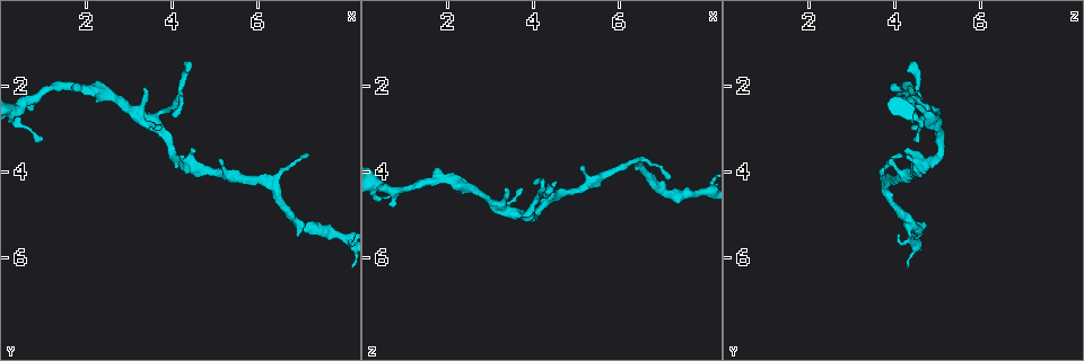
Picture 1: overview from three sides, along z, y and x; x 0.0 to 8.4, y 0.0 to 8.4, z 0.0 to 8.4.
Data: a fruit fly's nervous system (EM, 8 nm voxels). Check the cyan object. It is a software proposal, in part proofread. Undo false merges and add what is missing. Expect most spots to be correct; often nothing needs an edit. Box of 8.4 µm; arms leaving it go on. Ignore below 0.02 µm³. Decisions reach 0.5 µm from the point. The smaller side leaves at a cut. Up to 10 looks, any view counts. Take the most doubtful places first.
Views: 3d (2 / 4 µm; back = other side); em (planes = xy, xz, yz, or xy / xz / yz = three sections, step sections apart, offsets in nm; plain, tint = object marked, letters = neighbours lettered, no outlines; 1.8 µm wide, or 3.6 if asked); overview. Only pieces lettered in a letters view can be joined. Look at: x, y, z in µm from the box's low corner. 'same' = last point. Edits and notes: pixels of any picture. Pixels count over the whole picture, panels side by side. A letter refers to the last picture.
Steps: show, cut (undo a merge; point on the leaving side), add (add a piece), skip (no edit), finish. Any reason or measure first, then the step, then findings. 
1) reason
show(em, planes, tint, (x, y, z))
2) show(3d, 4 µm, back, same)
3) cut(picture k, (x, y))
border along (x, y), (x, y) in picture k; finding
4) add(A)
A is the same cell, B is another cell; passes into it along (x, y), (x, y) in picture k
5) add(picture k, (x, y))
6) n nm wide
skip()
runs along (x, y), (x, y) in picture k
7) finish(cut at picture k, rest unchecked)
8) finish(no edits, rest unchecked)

thin neck
show(3d, 4 µm, (3.55, 2.75, 4.95))

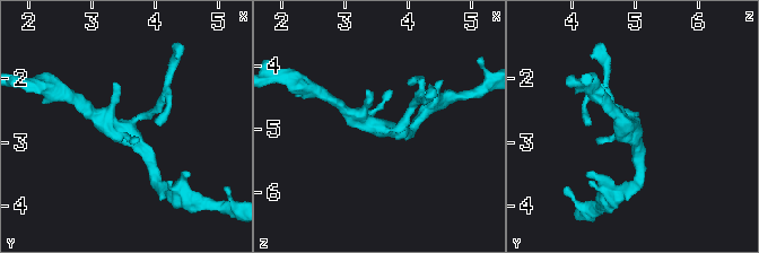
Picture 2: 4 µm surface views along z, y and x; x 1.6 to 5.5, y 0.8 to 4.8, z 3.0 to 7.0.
now the EM
show(em, planes, plain, (3.55, 2.80, 5.00))

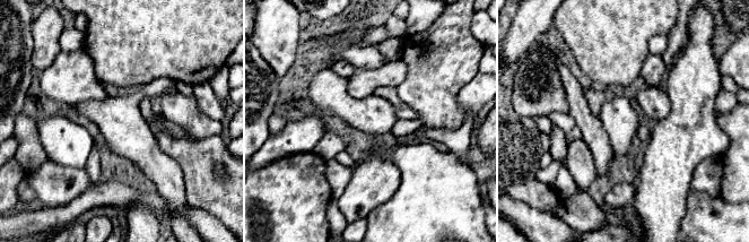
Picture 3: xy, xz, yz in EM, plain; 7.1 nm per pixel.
show(em, planes, letters, same)

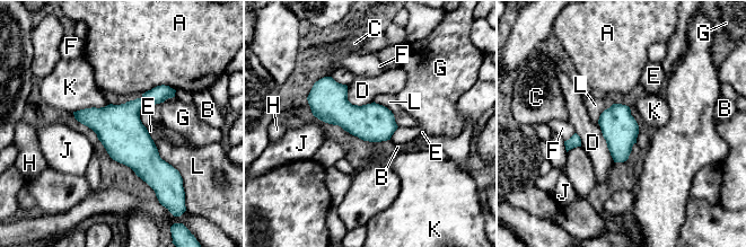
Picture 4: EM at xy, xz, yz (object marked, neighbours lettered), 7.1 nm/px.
skip()
A, B, C, D, E, F, G, H, J, K and L are other cells; all the same neuron

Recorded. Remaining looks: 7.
calibre changes
show(em, planes, tint, (7.90, 5.45, 4.40))

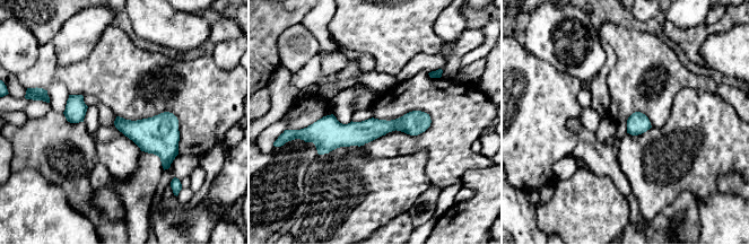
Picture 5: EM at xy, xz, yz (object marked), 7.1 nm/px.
show(em, planes, letters, same)

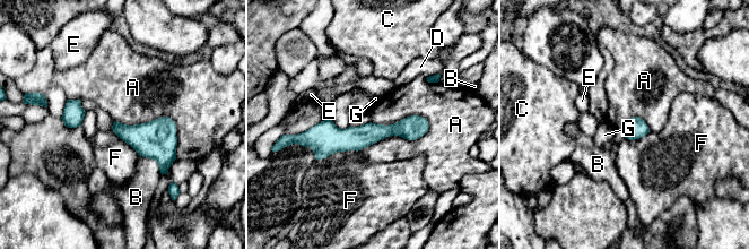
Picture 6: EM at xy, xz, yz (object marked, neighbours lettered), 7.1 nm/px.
A touches over 550 nm
skip()
A, B, C, D, E, F and G are other cells; runs along (425, 123), (362, 137), (306, 136) in picture 6; one neuron here

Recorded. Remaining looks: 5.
branch stops here
show(3d, 2 µm, (4.40, 1.45, 4.45))

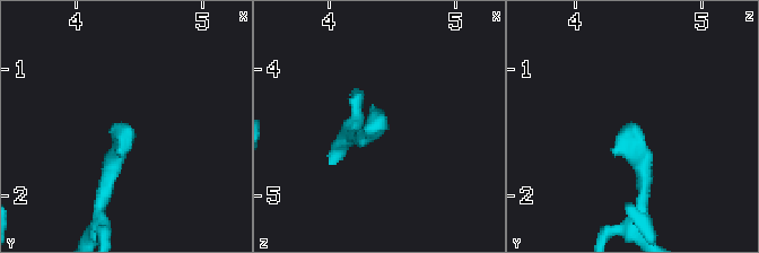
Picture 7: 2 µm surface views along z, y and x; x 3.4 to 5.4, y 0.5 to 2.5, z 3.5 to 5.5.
show(em, xy, step 8, letters, (4.40, 1.42, 4.44))

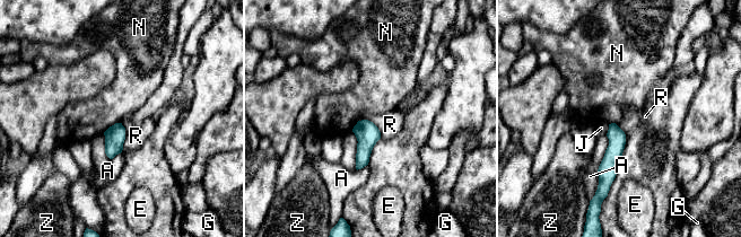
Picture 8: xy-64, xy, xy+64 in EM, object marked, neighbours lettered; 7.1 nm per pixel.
skip()
A, E, G, J, N, R and Z are other cells; runs along (613, 126), (613, 154), (606, 184) in picture 8; no lettered piece goes on from it

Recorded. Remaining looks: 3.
thin end
show(em, yz, step 4, tint, (7.15, 3.55, 4.10))

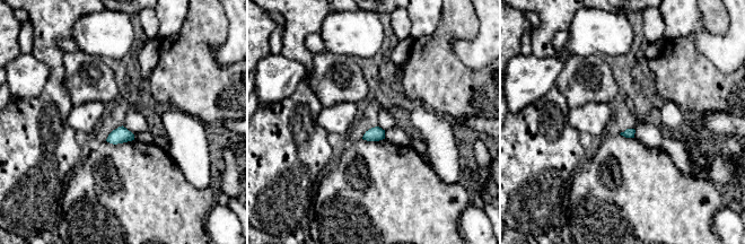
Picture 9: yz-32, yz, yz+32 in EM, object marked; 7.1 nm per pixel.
cut it another way
show(em, planes, letters, same)

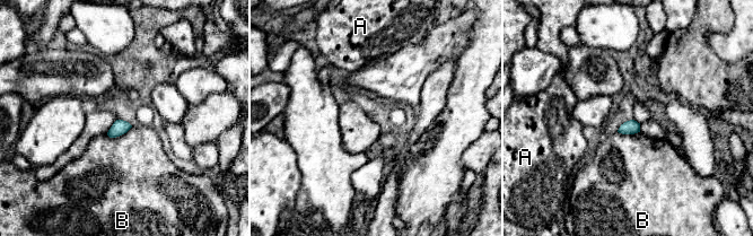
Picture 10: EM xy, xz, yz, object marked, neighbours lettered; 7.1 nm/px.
100 nm wide
skip()
A and B are other cells; no lettered piece goes on from it

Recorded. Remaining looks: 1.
finish(no edits, rest unchecked)

